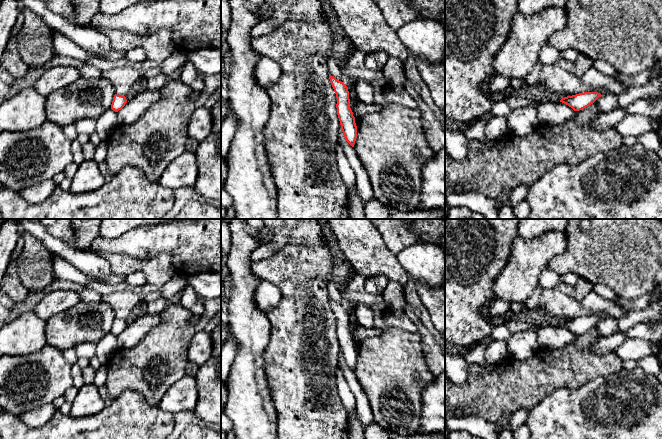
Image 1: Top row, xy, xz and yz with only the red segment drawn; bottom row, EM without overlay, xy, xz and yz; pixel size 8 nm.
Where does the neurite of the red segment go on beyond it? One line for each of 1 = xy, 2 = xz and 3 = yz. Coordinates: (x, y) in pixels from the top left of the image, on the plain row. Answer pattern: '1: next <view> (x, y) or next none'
1: next none
2: next none
3: next none

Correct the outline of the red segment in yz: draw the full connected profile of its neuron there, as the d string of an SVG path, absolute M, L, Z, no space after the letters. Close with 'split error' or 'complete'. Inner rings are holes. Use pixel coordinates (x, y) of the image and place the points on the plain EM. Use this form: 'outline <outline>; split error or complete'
outline M584 316L564 321L560 324L560 326L568 329L574 335L580 335L594 327L601 320L605 319L601 319L598 316Z; complete

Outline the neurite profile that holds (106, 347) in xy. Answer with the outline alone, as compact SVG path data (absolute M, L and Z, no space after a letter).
M110 332L96 343L95 356L103 365L107 365L117 349L116 336Z

